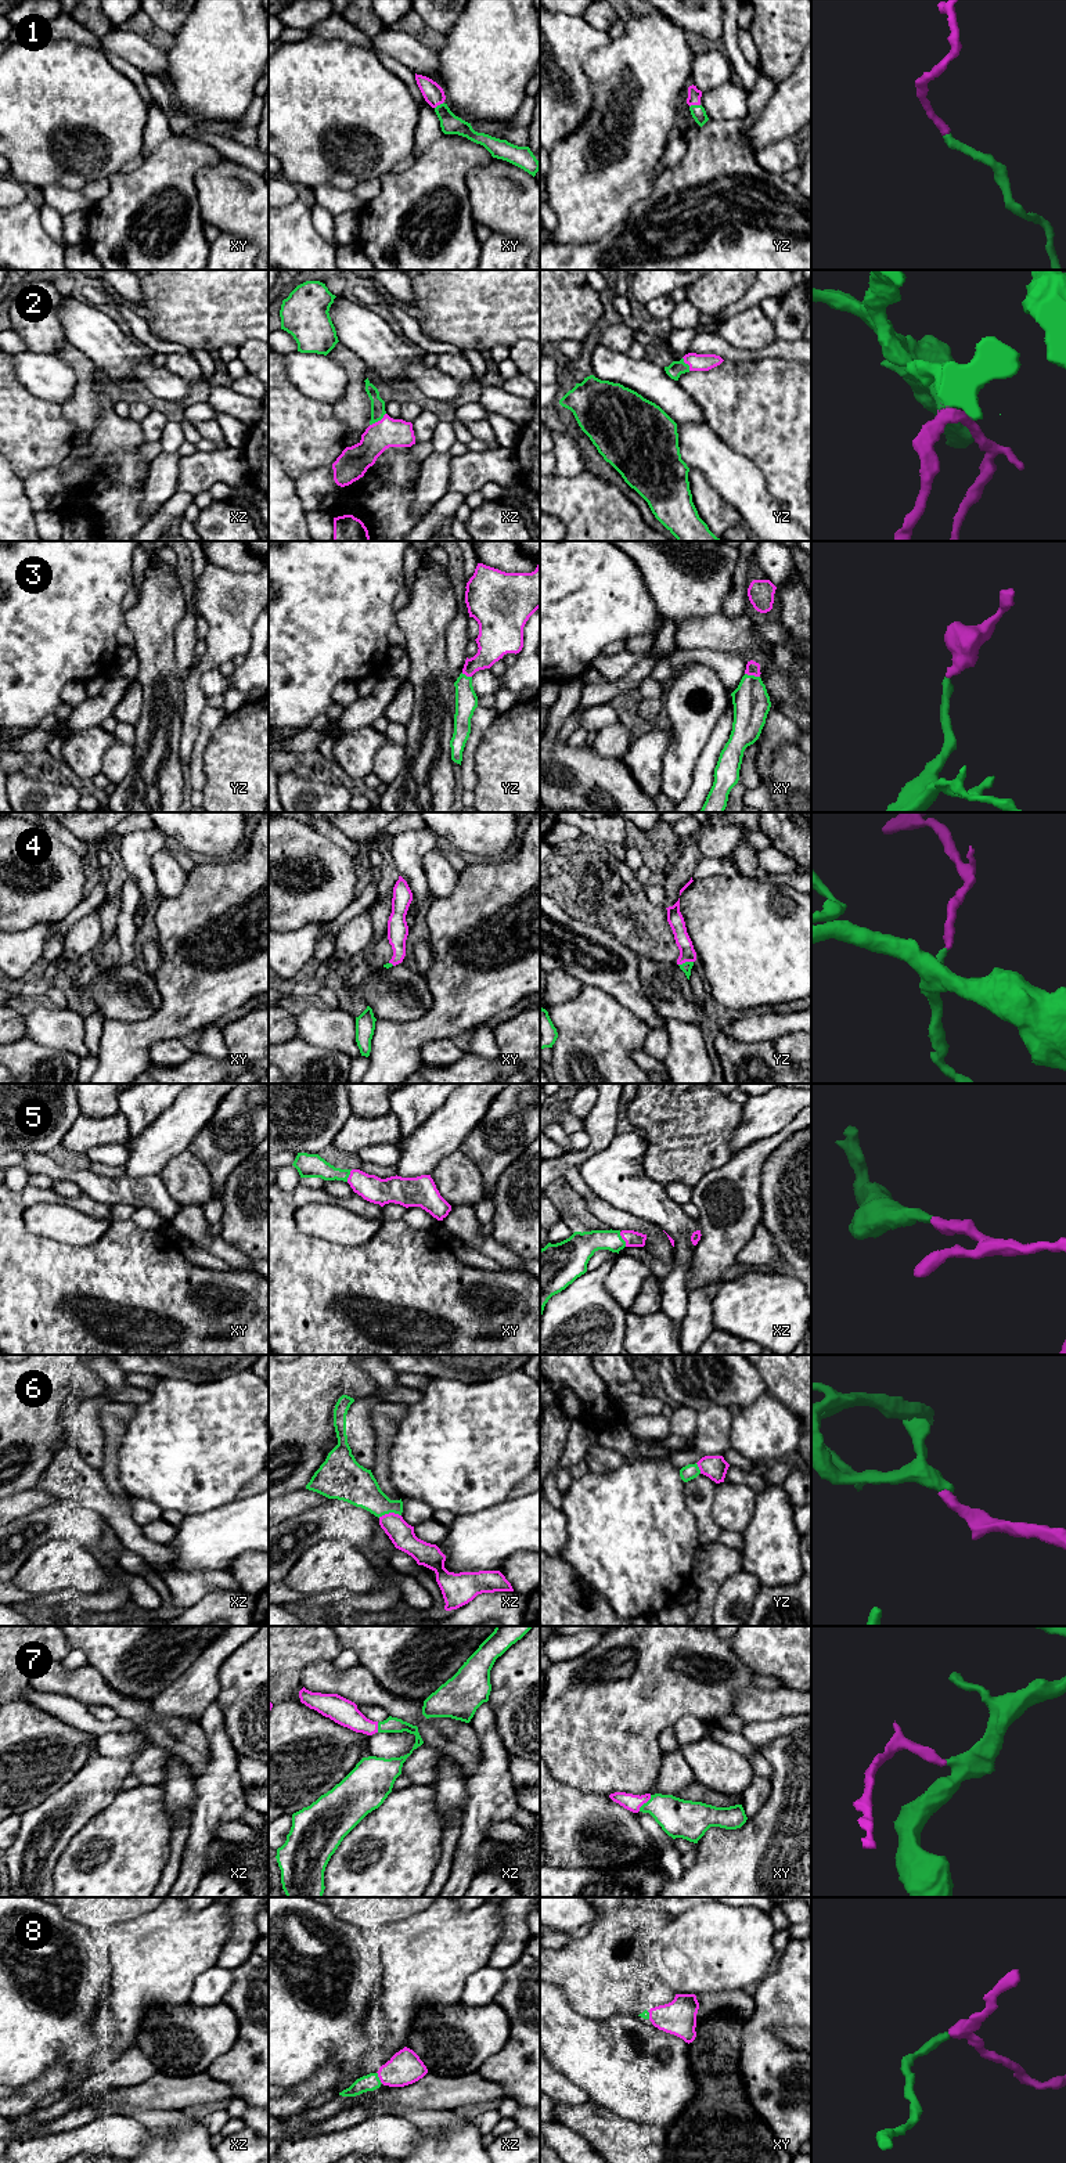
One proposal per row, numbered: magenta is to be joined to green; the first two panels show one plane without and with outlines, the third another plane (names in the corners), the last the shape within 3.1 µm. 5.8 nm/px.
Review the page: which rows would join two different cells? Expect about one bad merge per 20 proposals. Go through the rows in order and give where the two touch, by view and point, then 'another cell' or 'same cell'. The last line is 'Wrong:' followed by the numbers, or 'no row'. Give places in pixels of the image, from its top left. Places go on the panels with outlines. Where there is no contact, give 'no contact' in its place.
1: contact yz (694, 105); same cell
2: contact xz (378, 420); same cell
3: contact xy (752, 676); same cell
4: contact yz (685, 962); same cell
5: contact xz (622, 1239); same cell
6: contact xz (389, 1511); same cell
7: contact xy (644, 1803); same cell
8: contact xz (378, 2077); same cell
Wrong: no row

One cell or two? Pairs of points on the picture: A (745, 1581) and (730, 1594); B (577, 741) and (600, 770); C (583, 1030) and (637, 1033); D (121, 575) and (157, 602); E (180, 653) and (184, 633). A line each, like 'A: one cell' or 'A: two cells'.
A: one cell
B: two cells
C: one cell
D: two cells
E: one cell

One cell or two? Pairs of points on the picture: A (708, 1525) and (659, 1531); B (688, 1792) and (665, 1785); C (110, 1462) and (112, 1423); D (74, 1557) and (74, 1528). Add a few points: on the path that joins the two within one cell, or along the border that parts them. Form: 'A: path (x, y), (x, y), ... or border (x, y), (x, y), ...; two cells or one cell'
A: border (684, 1496), (684, 1503), (695, 1521), (701, 1543); two cells
B: border (692, 1780), (673, 1795); two cells
C: path (111, 1452), (112, 1433); one cell
D: border (42, 1545), (56, 1539), (72, 1539), (87, 1549); two cells

